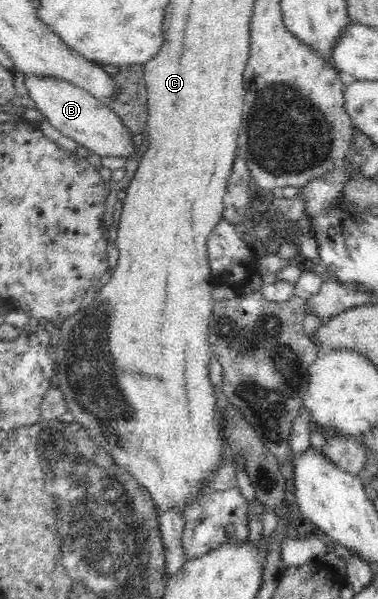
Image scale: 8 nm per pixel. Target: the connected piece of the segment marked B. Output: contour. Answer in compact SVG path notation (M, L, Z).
M26 73L24 83L28 97L35 101L35 107L41 110L44 119L47 119L55 129L63 135L71 137L78 145L82 145L91 153L101 157L137 157L137 148L133 148L133 133L125 127L121 118L107 105L101 103L87 91L57 78L57 76L35 76Z

